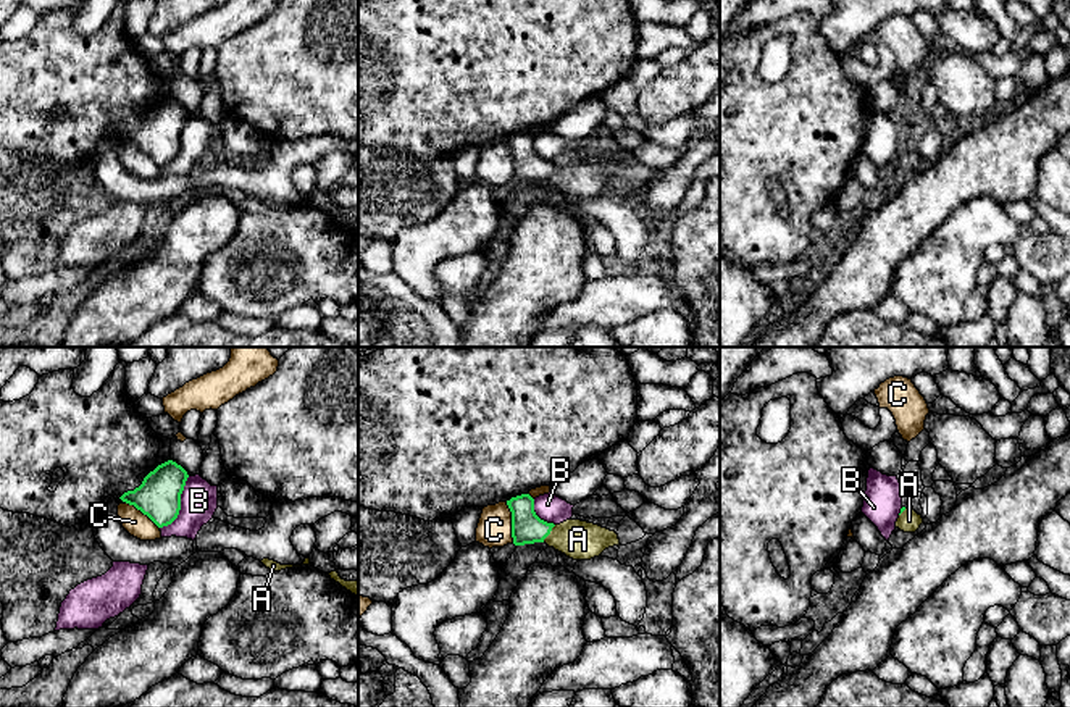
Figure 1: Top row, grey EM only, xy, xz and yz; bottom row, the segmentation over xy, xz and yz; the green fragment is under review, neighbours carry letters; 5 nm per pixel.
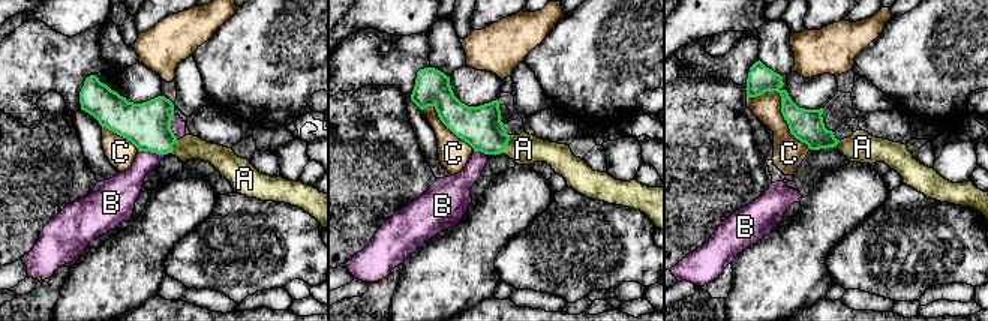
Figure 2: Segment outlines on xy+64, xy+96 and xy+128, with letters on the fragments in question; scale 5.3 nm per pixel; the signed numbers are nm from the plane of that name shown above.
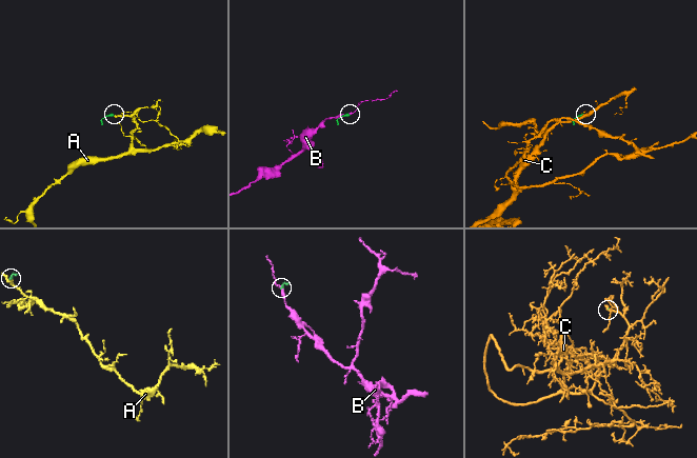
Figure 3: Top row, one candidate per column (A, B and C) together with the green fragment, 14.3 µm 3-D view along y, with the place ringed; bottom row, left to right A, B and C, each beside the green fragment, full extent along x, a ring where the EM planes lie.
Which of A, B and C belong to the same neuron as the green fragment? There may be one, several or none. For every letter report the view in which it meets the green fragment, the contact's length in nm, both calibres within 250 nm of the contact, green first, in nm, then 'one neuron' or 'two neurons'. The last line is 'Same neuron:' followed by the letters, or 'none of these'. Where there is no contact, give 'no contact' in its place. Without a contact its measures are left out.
A: xz | 110 nm | 160/190 nm | one neuron
B: xy | 300 nm | 220/190 nm | two neurons
C: xz | 200 nm | 160/180 nm | two neurons
Same neuron: A

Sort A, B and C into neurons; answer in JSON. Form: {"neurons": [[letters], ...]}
{"neurons": [["A"], ["B"], ["C"]]}

